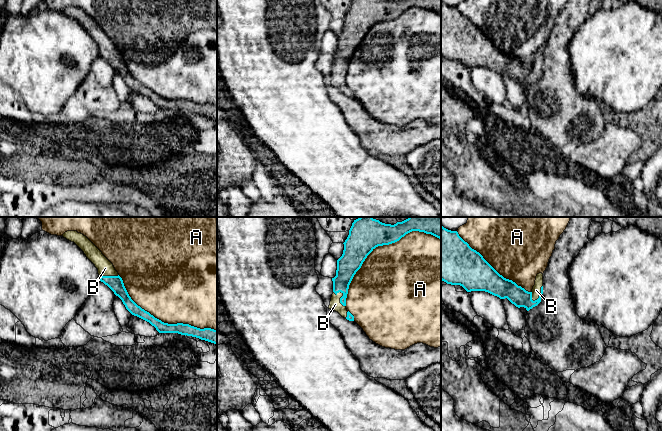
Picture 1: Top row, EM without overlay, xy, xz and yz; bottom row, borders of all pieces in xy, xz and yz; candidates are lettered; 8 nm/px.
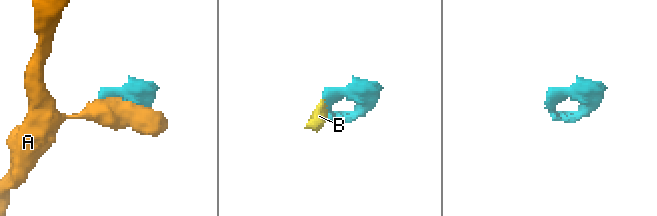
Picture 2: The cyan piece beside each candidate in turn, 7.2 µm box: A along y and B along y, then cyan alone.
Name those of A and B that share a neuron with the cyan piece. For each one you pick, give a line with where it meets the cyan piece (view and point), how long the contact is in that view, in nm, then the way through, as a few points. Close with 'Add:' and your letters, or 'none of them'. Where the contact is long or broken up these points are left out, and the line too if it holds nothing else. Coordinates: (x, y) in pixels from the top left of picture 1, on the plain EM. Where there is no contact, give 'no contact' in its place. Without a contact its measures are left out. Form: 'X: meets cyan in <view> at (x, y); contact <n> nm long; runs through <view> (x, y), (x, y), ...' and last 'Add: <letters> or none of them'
B: meets cyan in yz at (539, 70); contact 150 nm long
Add: B

